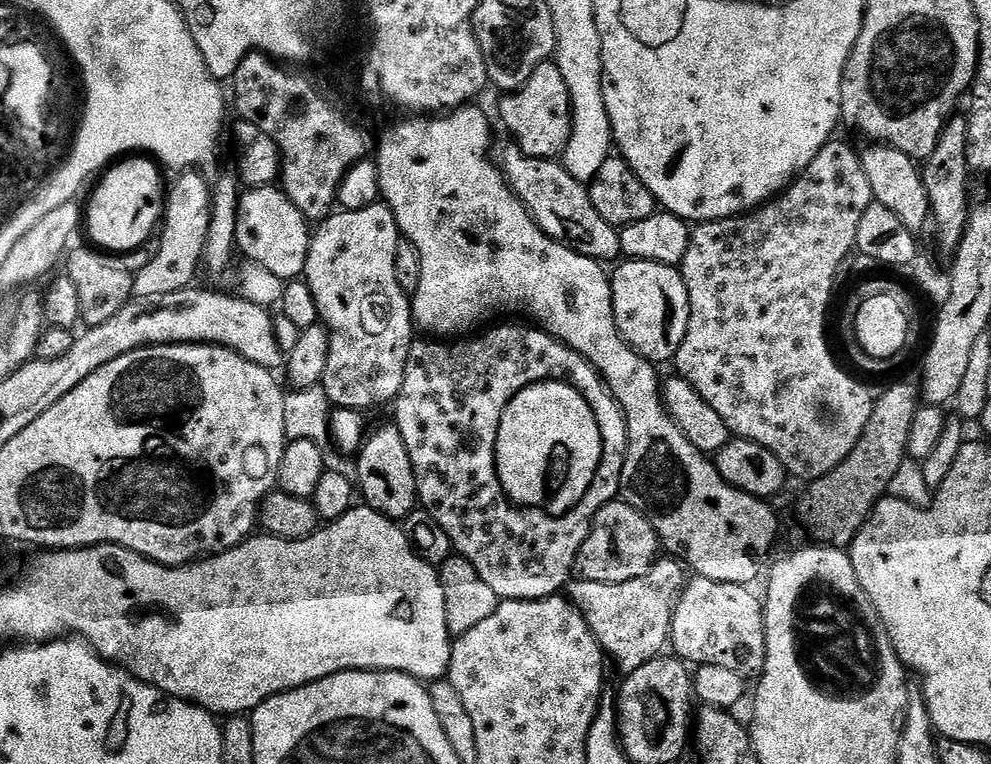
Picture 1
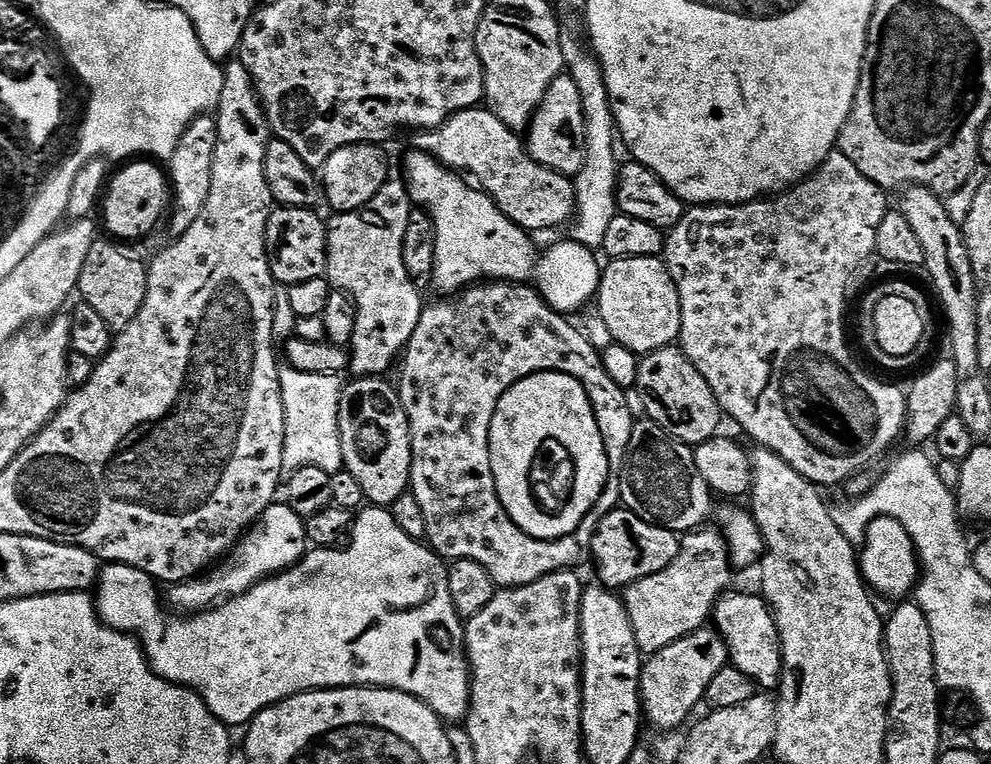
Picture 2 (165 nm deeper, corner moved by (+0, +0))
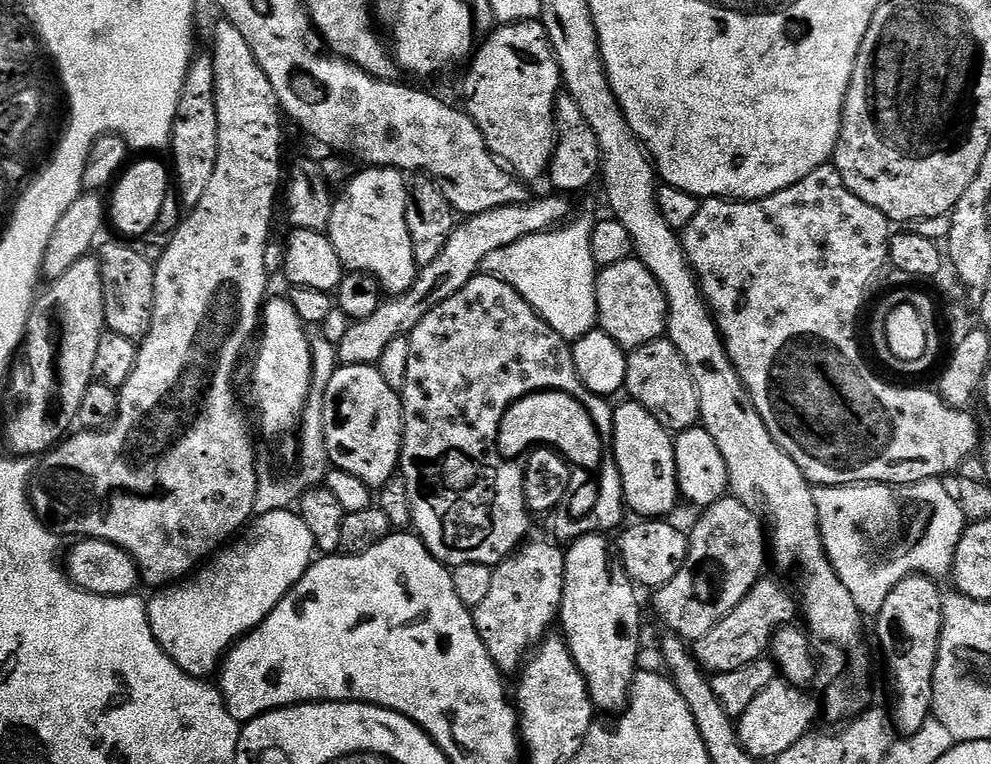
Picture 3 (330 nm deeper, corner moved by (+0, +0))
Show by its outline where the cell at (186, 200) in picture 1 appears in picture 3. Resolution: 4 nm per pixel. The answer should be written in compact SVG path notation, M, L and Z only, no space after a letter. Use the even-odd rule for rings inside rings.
M197 55L188 65L188 78L172 127L171 152L175 191L176 188L180 191L180 200L185 204L185 209L191 210L200 201L202 194L206 194L206 186L210 186L210 178L214 174L214 162L218 162L216 75L211 55Z

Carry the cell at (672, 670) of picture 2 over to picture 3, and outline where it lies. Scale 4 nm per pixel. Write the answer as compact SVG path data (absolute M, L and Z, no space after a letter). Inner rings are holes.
M762 578L750 594L730 610L702 639L695 641L694 655L700 667L708 674L733 672L750 662L761 659L769 651L776 629L793 623L798 616L798 600L776 580Z

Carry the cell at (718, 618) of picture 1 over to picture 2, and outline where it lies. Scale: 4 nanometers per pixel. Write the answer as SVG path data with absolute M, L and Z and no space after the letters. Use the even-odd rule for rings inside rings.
M732 590L721 596L714 609L714 627L726 642L731 667L742 670L742 674L746 674L746 678L750 678L756 684L757 689L768 694L775 693L784 676L784 649L780 646L780 631L776 625L775 615L763 595L751 596L748 592Z

